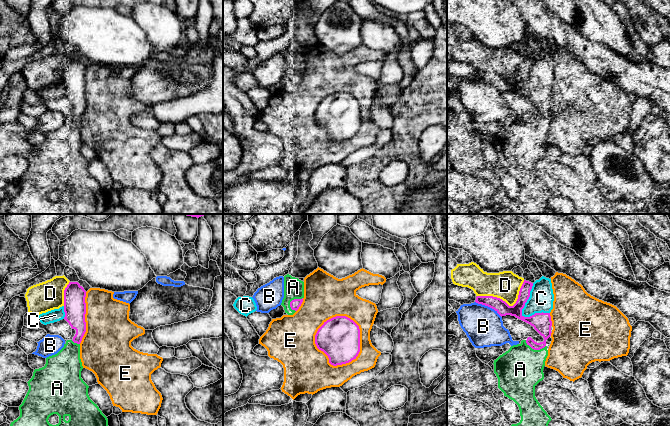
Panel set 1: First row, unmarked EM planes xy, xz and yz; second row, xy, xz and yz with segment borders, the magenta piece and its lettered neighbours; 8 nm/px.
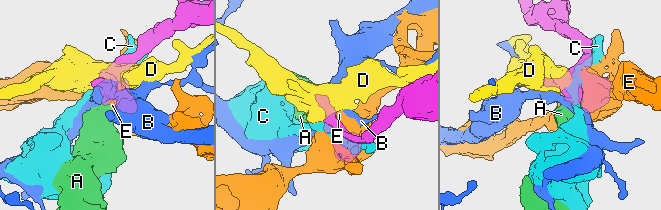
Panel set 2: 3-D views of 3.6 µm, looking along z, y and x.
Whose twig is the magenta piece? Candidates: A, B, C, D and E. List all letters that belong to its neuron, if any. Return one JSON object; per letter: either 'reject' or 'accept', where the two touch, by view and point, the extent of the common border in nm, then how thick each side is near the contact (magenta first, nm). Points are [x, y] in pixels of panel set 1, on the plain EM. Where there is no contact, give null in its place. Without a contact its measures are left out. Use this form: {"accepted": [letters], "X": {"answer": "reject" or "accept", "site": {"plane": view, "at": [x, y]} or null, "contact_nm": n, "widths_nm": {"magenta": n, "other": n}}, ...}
{"accepted": ["A"], "A": {"answer": "accept", "site": {"plane": "xz", "at": [292, 76]}, "contact_nm": 140, "widths_nm": {"magenta": 80, "other": 160}}, "B": {"answer": "reject", "site": {"plane": "yz", "at": [488, 82]}, "contact_nm": 260, "widths_nm": {"magenta": 110, "other": 300}}, "C": {"answer": "reject", "site": {"plane": "yz", "at": [527, 75]}, "contact_nm": 280, "widths_nm": {"magenta": 150, "other": 190}}, "D": {"answer": "reject", "site": {"plane": "yz", "at": [507, 80]}, "contact_nm": 400, "widths_nm": {"magenta": 110, "other": 220}}, "E": {"answer": "reject", "site": {"plane": "xz", "at": [359, 122]}, "contact_nm": 420, "widths_nm": {"magenta": 340, "other": 180}}}

